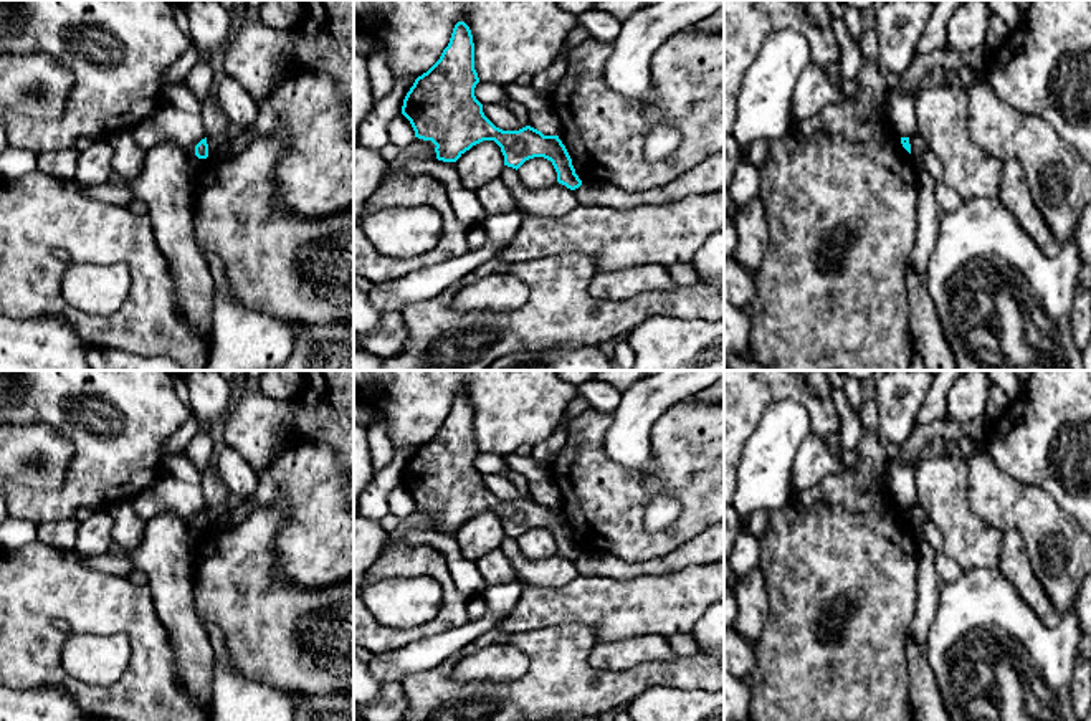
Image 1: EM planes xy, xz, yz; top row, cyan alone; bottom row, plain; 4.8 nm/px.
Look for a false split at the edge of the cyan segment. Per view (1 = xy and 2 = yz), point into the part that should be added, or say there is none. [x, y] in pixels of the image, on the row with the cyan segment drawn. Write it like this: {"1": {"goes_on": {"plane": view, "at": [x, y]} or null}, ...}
{"1": {"goes_on": null}, "2": {"goes_on": null}}

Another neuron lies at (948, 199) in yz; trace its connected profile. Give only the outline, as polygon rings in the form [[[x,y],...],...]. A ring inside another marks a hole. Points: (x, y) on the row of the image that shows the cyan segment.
[[[926,146],[926,150],[919,157],[912,157],[914,167],[919,172],[929,174],[936,180],[936,200],[942,213],[955,210],[964,198],[942,180],[942,164],[936,154]]]

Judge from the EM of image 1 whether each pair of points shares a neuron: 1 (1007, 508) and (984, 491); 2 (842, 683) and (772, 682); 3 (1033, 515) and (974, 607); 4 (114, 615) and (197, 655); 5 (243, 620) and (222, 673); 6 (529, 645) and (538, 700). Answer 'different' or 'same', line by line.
1: same
2: same
3: different
4: different
5: different
6: same

